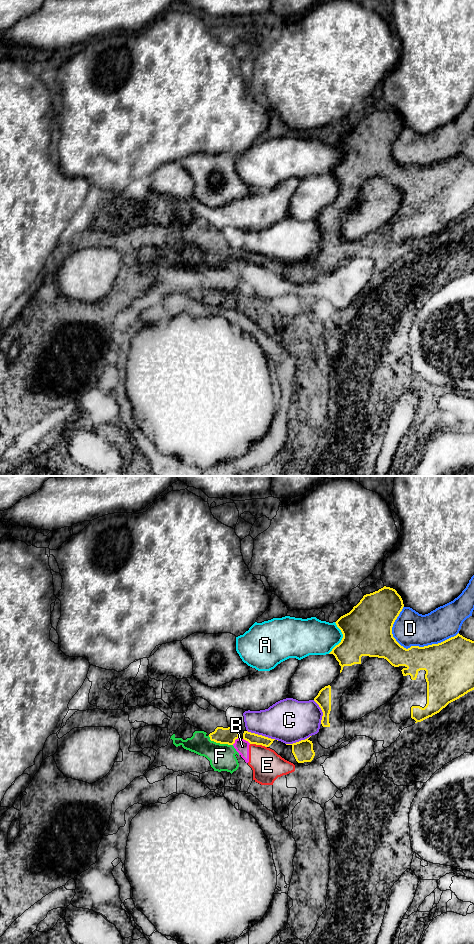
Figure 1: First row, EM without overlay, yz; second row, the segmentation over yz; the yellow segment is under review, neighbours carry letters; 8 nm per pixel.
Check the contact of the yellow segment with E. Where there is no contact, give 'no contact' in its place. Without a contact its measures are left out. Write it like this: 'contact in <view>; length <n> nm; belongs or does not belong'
contact in yz; length 140 nm; does not belong

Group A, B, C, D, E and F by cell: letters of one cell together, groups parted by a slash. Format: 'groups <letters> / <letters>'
groups A / B E / C / D / F

